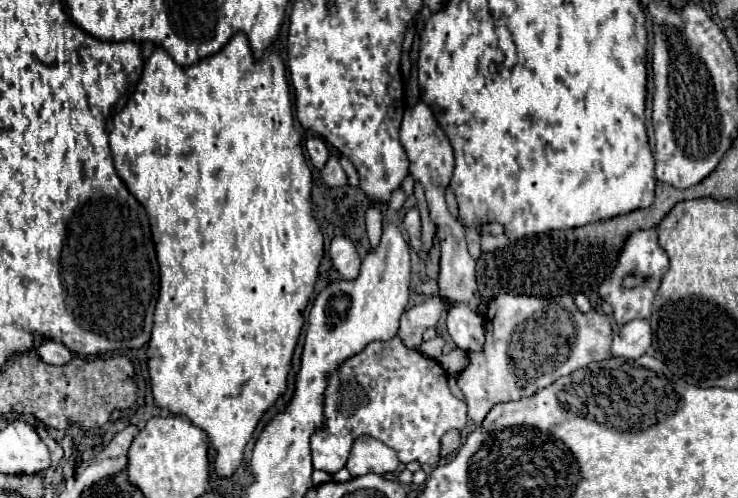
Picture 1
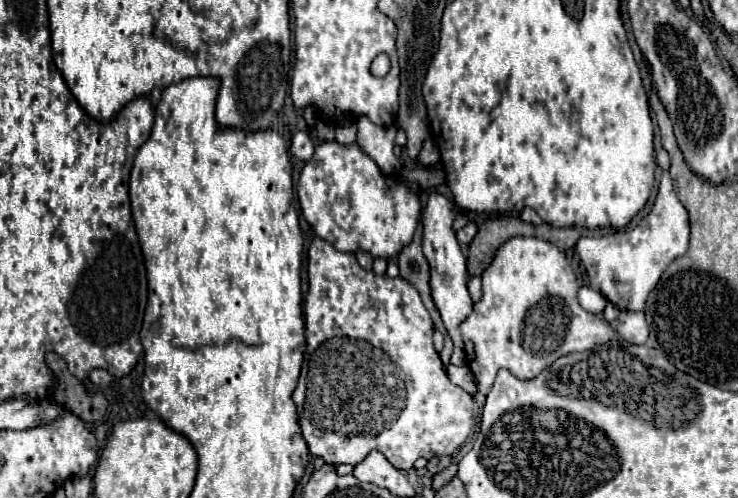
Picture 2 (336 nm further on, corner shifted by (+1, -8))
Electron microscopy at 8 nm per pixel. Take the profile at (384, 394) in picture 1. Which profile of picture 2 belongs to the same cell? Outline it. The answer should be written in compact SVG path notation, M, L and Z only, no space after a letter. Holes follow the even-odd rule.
M313 239L311 247L309 247L309 265L307 265L307 273L309 273L309 293L305 299L305 329L307 329L307 351L305 351L305 359L303 359L303 367L301 367L301 377L297 383L297 389L293 393L293 401L297 405L297 415L299 415L299 425L303 431L303 437L307 441L309 453L315 457L321 457L327 465L341 465L341 463L349 463L349 465L357 465L361 463L367 453L371 449L381 451L387 461L401 469L407 471L413 467L413 463L419 457L431 459L437 455L455 455L455 451L461 449L461 445L465 443L471 427L473 427L473 419L475 419L475 409L473 409L473 397L463 391L461 387L453 385L449 381L449 377L443 373L443 363L439 359L439 353L433 347L431 335L433 335L433 323L431 317L427 313L427 309L423 307L423 301L417 293L417 289L407 283L403 277L387 277L387 275L377 275L373 271L363 269L353 253L341 253L337 251L331 243L327 243L325 239ZM321 289L327 289L327 297L321 297Z

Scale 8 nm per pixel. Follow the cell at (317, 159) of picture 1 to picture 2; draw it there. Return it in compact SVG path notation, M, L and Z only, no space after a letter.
M297 131L297 133L293 135L291 151L293 151L293 155L295 155L297 159L301 159L301 161L309 161L309 159L313 157L313 153L315 153L315 143L313 143L313 139L309 137L307 131Z

